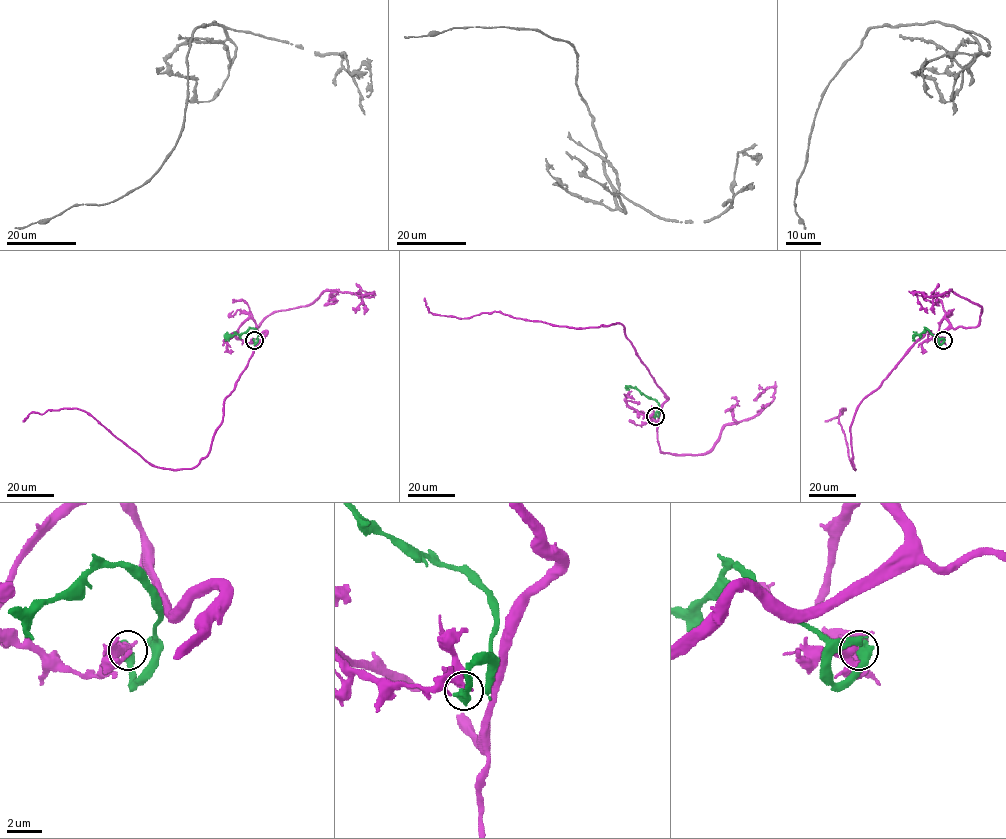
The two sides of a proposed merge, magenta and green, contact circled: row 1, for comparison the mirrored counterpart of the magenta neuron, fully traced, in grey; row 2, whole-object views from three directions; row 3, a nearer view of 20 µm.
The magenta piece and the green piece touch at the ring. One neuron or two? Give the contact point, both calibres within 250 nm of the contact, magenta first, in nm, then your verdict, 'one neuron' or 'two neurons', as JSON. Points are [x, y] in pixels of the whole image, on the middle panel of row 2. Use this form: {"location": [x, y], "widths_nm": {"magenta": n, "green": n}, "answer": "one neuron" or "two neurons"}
{"location": [655, 416], "widths_nm": {"magenta": 500, "green": 600}, "answer": "two neurons"}

